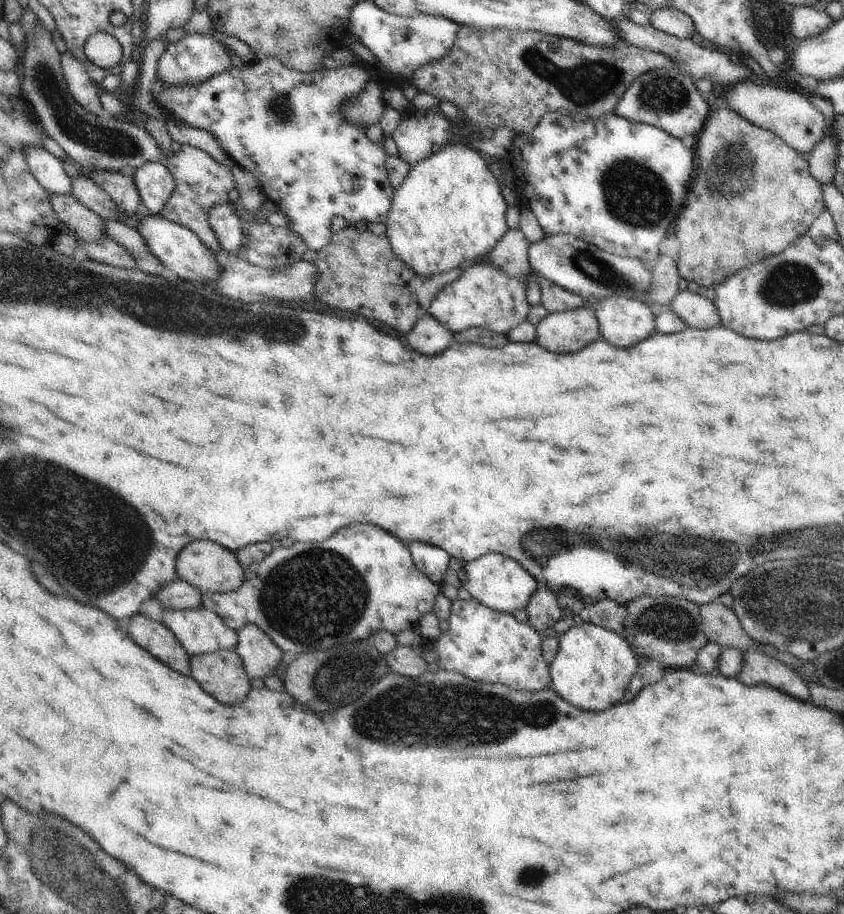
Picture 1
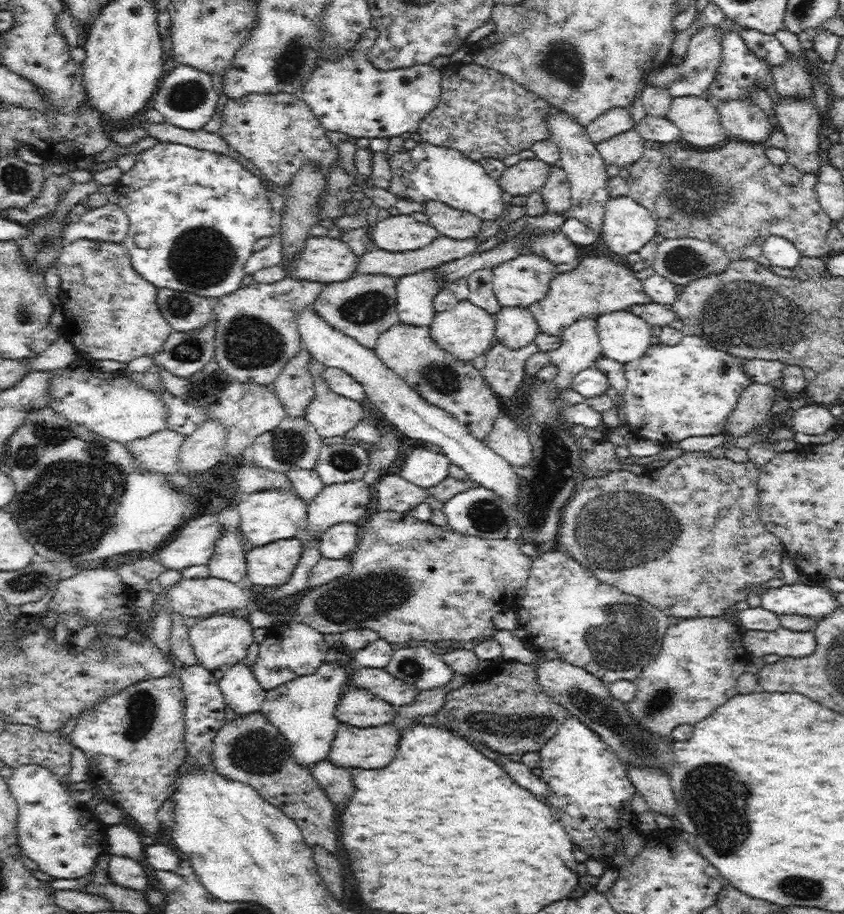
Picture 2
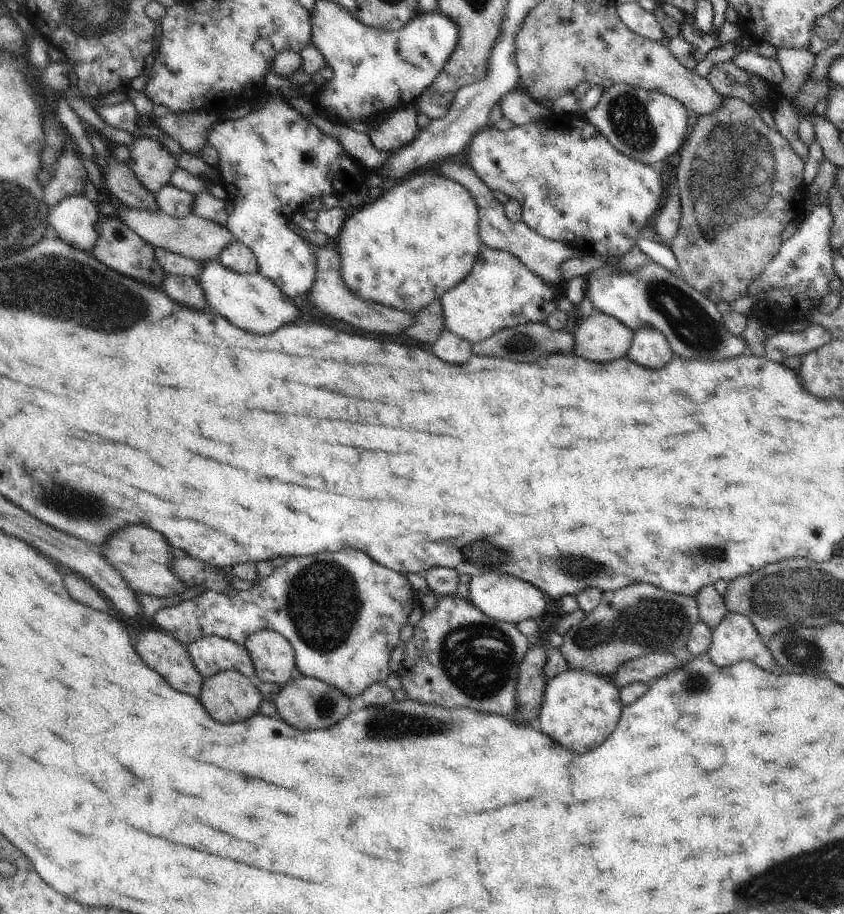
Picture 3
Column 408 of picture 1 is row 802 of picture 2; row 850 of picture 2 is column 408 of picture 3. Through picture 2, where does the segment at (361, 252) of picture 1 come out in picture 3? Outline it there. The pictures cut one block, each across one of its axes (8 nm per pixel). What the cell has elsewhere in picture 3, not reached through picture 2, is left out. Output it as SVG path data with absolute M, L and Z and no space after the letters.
M441 300L431 302L427 308L423 308L421 312L413 316L415 316L415 324L409 330L405 330L405 334L417 342L433 344L445 330L445 316L443 316Z

